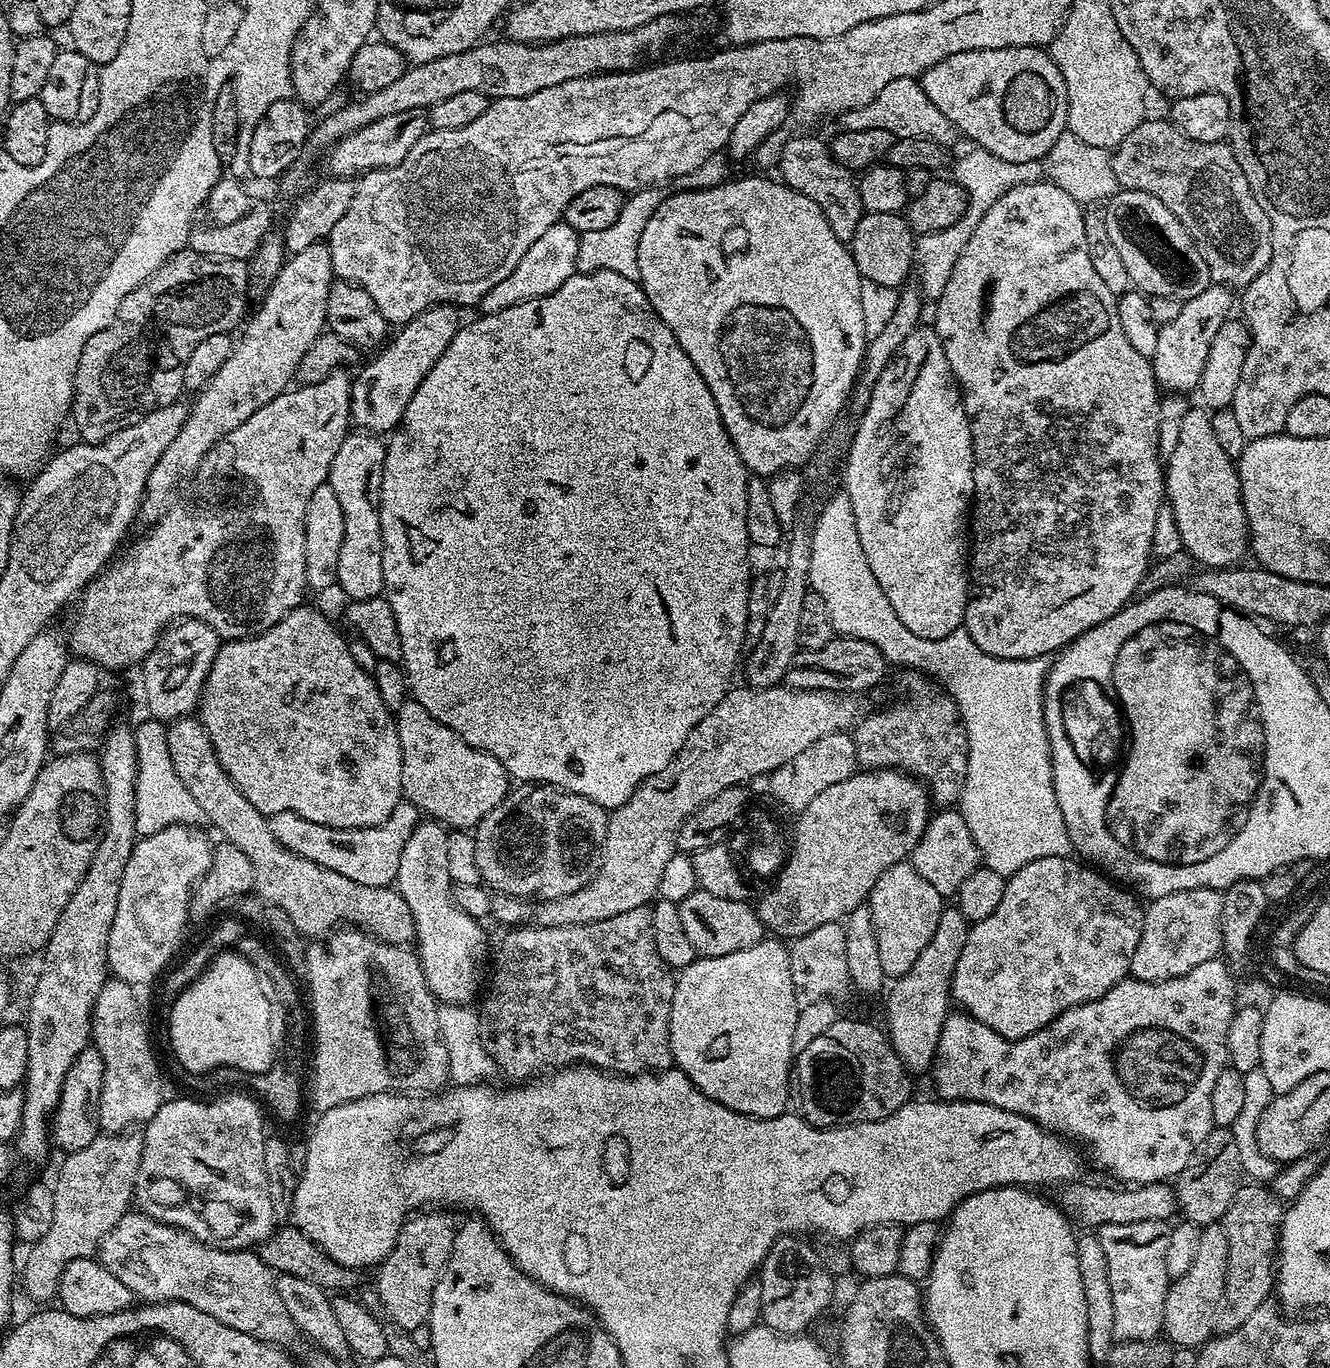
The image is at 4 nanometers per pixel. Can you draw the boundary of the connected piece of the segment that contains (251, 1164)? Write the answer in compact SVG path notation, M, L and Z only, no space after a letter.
M235 1095L216 1100L213 1104L203 1104L200 1100L165 1099L158 1114L154 1114L154 1118L142 1128L144 1145L135 1199L146 1215L169 1224L171 1228L189 1232L204 1244L229 1250L248 1250L272 1237L278 1227L278 1213L270 1198L266 1178L265 1113L253 1097Z

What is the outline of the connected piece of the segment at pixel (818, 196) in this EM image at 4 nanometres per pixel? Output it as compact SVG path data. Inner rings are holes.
M789 135L786 147L782 149L778 176L789 188L798 190L798 194L806 194L810 202L815 202L818 210L826 214L830 230L834 230L844 244L851 245L854 230L858 230L858 222L862 222L865 213L860 185L853 169L839 164L825 141L823 144L816 136Z

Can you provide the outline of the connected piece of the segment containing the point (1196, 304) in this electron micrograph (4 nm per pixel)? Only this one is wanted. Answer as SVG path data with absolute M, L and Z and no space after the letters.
M1209 283L1202 294L1194 294L1194 298L1184 301L1182 310L1172 321L1160 325L1158 347L1150 359L1156 383L1161 389L1172 394L1188 394L1191 388L1192 391L1199 389L1206 354L1210 354L1210 342L1214 342L1214 334L1218 334L1218 330L1222 330L1224 323L1233 315L1232 296L1233 289Z

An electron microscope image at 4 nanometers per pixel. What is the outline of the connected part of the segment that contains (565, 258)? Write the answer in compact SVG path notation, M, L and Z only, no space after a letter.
M561 222L550 226L550 230L546 230L546 234L542 234L542 238L538 238L538 242L534 242L534 246L526 250L526 254L522 254L522 262L514 266L512 273L502 282L498 282L498 286L486 290L478 305L479 311L483 314L494 314L498 310L506 310L506 306L518 306L518 302L530 302L558 290L562 282L577 275L579 241L580 233L575 232L568 224Z

